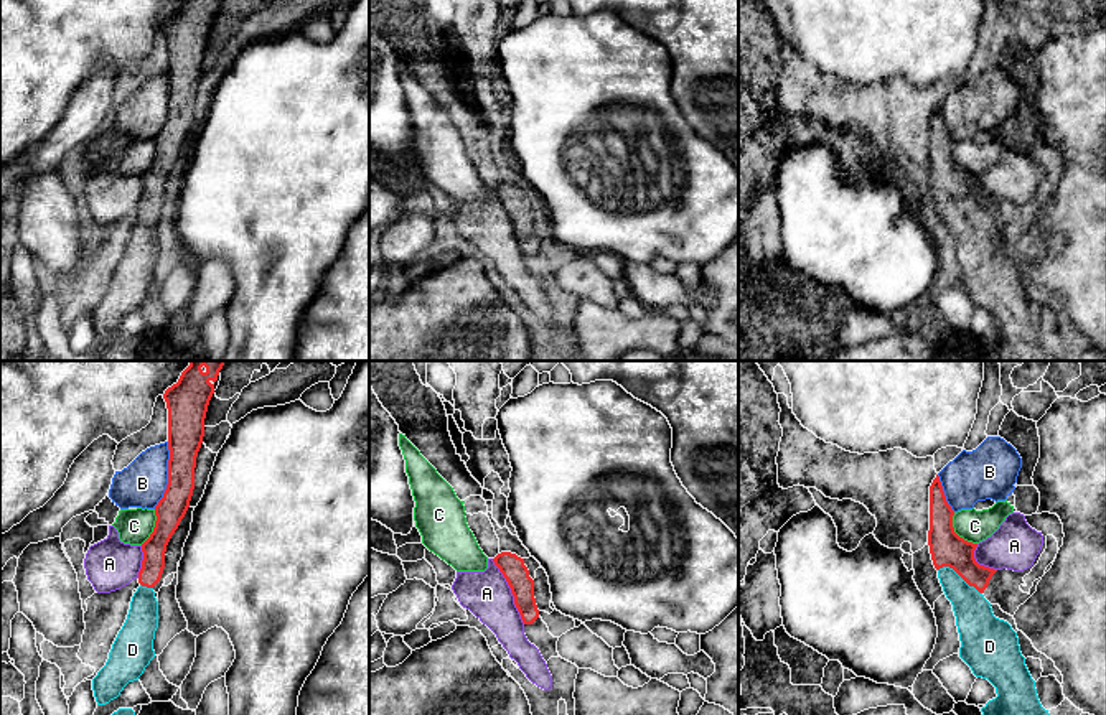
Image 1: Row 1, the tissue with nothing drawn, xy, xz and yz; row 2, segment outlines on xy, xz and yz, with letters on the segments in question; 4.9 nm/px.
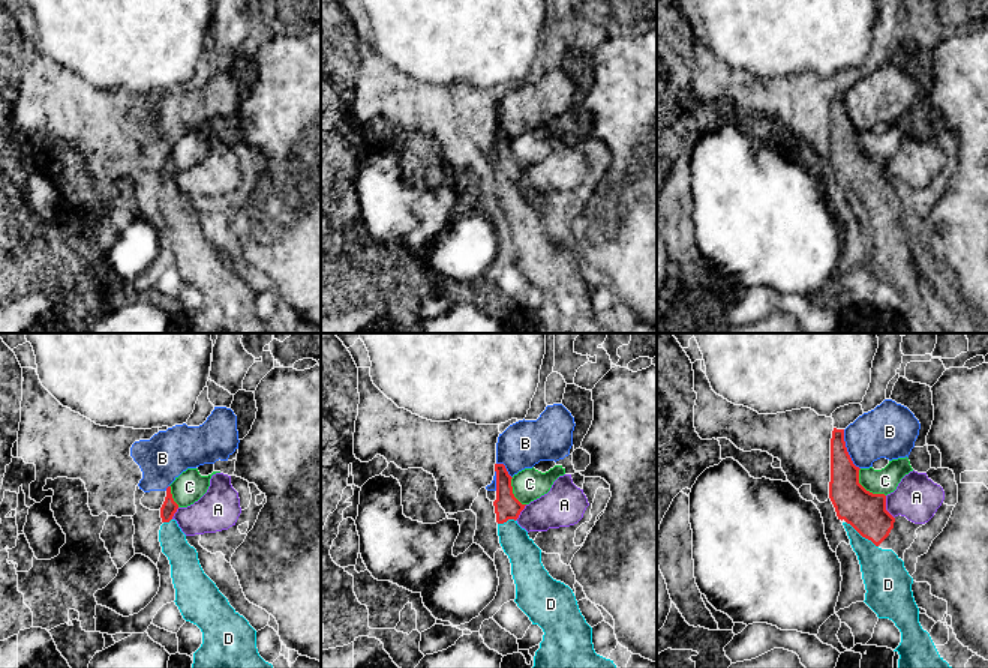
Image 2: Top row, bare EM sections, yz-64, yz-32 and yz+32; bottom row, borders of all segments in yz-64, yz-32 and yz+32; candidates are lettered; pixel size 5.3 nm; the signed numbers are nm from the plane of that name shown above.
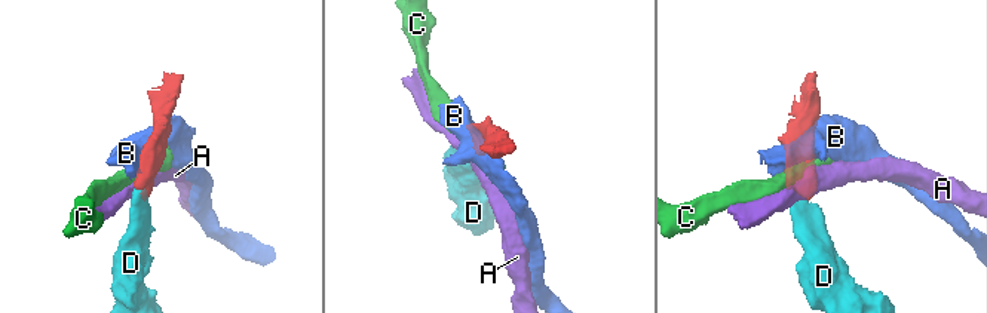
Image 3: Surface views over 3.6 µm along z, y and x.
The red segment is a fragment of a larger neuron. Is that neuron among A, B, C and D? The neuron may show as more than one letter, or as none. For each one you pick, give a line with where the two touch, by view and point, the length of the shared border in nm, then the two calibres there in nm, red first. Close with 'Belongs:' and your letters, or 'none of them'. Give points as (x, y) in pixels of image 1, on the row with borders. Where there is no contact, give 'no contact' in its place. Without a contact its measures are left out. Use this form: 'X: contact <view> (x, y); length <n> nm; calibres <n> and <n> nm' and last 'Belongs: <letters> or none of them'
D: contact yz (960, 575); length 240 nm; calibres 170 and 190 nm
Belongs: D

